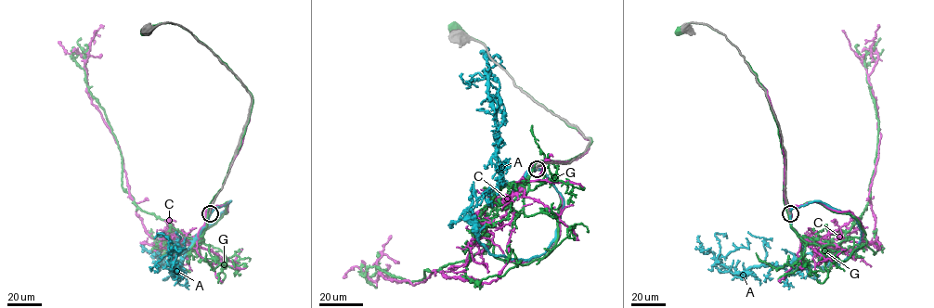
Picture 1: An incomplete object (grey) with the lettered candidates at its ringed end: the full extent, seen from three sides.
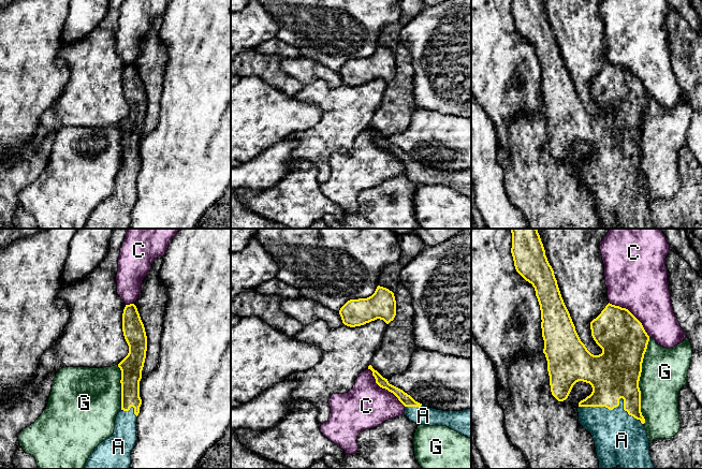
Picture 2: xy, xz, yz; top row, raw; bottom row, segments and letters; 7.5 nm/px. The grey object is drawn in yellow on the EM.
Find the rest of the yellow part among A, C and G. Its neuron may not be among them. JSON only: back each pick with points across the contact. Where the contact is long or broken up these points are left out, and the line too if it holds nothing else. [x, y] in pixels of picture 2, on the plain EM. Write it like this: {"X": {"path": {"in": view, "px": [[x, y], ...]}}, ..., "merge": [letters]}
{"merge": ["A"]}

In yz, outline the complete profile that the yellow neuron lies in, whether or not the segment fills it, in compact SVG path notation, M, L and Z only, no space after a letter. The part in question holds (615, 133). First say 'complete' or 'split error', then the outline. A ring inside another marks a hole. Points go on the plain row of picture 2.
split error | M512 0L511 13L516 31L532 44L540 64L543 113L547 120L552 155L558 161L566 160L579 141L589 143L593 147L591 153L579 162L577 172L579 182L591 193L595 201L598 229L613 229L615 225L620 229L656 229L641 172L639 141L649 101L642 83L628 69L609 62L590 82L591 96L602 108L601 114L591 114L575 90L542 1Z

